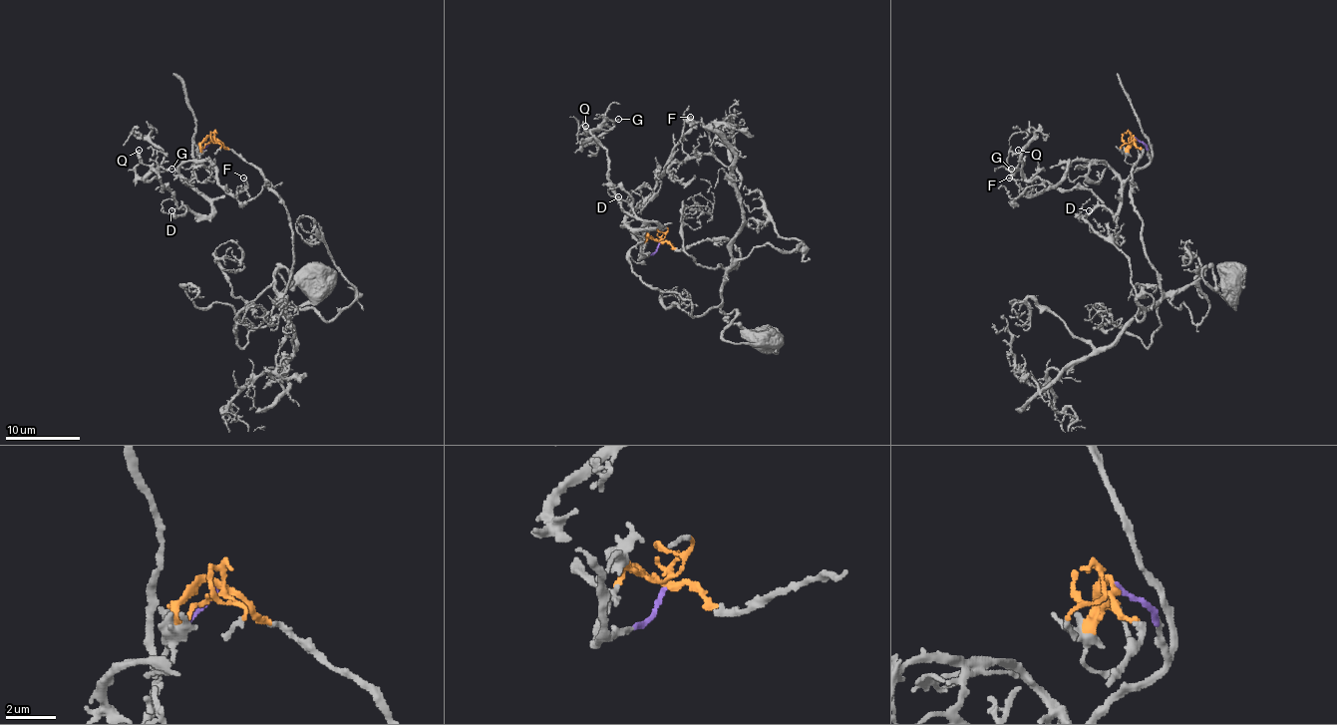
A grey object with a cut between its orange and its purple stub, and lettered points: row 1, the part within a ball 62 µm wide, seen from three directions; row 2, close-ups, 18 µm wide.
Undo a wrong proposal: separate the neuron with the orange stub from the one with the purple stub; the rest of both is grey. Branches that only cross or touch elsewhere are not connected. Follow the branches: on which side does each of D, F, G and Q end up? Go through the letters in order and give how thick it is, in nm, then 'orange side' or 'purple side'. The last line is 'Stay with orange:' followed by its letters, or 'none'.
D: calibre 130 nm; purple side
F: calibre 140 nm; purple side
G: calibre 120 nm; purple side
Q: calibre 170 nm; purple side
Stay with orange: none

